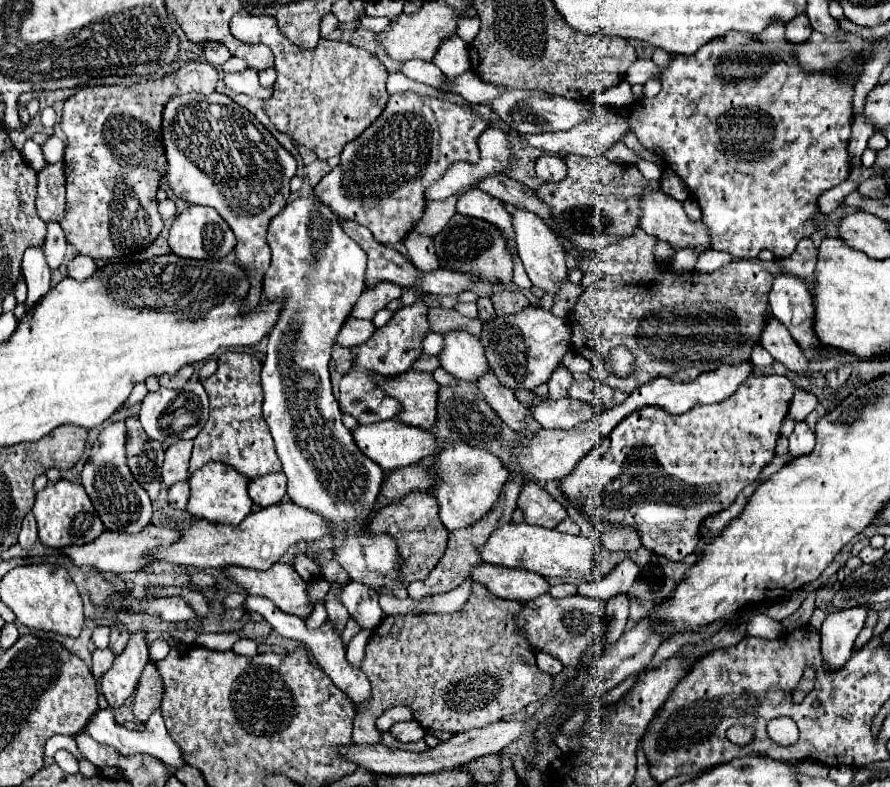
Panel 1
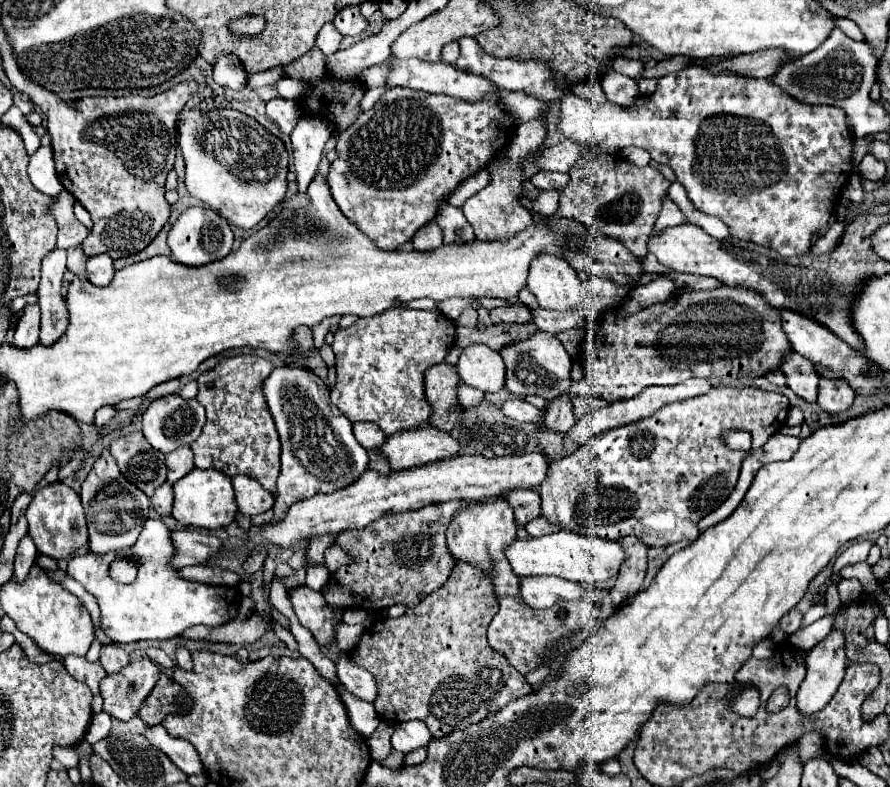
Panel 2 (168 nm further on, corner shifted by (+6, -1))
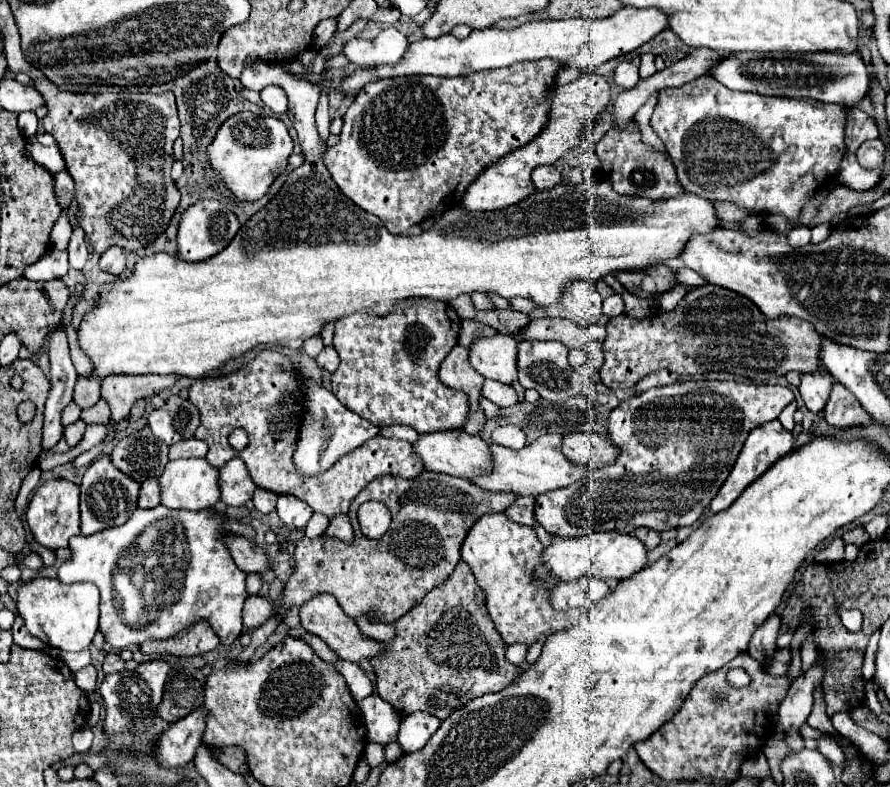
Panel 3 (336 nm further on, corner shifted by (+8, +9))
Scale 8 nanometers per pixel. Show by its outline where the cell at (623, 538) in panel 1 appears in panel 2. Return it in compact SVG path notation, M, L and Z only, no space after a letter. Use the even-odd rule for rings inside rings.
M623 537L621 547L627 553L627 561L623 565L623 569L617 575L617 581L611 589L611 597L617 605L625 603L627 599L631 599L643 585L643 577L647 571L647 545L643 541L639 541L637 537Z

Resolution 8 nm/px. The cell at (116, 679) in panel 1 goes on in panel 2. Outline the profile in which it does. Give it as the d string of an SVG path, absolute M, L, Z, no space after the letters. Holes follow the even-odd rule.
M143 657L123 669L123 673L107 675L101 681L101 695L105 699L103 711L119 721L137 717L143 701L159 679L159 665Z

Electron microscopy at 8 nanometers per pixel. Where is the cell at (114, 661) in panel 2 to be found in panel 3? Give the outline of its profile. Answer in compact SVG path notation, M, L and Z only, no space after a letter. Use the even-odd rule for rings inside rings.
M107 653L105 655L105 661L103 661L103 671L105 673L117 673L117 671L133 671L137 667L137 663L131 659L131 661L125 661L121 659L121 655L117 653Z

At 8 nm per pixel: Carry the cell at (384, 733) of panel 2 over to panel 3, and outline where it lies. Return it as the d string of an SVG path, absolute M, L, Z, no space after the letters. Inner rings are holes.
M367 741L367 747L365 747L365 761L373 767L377 767L381 761L385 759L385 745L377 745L375 741Z

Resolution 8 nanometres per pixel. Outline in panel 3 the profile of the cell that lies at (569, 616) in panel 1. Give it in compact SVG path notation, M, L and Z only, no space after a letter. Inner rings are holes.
M503 511L487 513L467 531L461 545L461 559L471 567L479 587L485 591L487 611L507 645L531 645L539 635L571 627L573 615L567 611L555 611L545 599L545 591L549 591L557 579L541 567L541 543L533 527L509 521Z

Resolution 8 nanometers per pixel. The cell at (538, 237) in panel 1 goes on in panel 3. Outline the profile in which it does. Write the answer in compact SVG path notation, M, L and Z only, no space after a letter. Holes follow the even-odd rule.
M587 281L567 283L567 287L561 295L561 303L563 303L567 315L581 325L597 323L601 319L601 301L603 299L597 293L595 285L587 283Z

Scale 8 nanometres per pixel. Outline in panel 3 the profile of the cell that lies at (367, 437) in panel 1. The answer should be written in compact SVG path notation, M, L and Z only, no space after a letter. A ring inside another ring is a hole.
M461 429L423 433L413 443L413 453L423 461L427 471L449 473L455 477L475 477L475 475L481 475L483 471L487 471L491 467L489 445L479 435L469 435Z

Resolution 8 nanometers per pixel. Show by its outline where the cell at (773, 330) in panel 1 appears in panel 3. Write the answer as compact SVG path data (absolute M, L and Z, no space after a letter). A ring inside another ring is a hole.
M819 367L813 373L801 373L799 393L809 411L819 413L821 407L825 407L825 399L829 399L831 385L833 385L833 377L823 367Z

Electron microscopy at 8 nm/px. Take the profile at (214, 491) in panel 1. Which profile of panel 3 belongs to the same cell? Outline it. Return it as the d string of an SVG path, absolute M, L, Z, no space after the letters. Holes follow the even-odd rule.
M179 459L169 461L165 471L159 477L161 485L161 505L169 509L187 509L187 511L201 511L211 509L221 499L219 489L219 471L211 467L205 459Z

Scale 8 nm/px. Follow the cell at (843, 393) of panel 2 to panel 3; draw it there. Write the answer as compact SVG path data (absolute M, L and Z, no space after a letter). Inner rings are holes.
M833 383L827 405L823 407L823 417L835 429L847 429L853 425L869 425L869 413L857 403L857 397L841 387L841 383Z

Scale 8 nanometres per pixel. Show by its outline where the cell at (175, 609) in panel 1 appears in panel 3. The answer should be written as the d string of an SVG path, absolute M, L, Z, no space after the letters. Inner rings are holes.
M163 505L153 509L137 509L129 521L121 527L111 527L109 531L99 531L97 535L77 535L69 539L71 559L59 567L61 583L81 583L89 581L101 591L101 621L99 629L105 635L105 641L111 647L125 649L133 643L141 645L149 639L167 639L177 635L181 629L189 627L197 619L207 619L213 631L219 635L223 645L231 645L241 635L241 609L247 599L245 577L231 559L227 547L221 543L221 533L237 533L243 537L253 537L253 529L237 521L223 521L213 509L209 511L175 511L165 509ZM129 573L135 585L129 585L127 591L119 591L115 585L115 575Z

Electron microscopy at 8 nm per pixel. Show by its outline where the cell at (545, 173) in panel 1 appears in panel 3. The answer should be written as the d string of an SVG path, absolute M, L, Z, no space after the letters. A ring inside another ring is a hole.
M543 165L543 167L537 167L537 169L533 171L531 179L533 179L533 185L535 185L539 191L543 191L543 189L555 187L555 185L561 181L561 175L559 175L559 171L557 171L553 165Z

